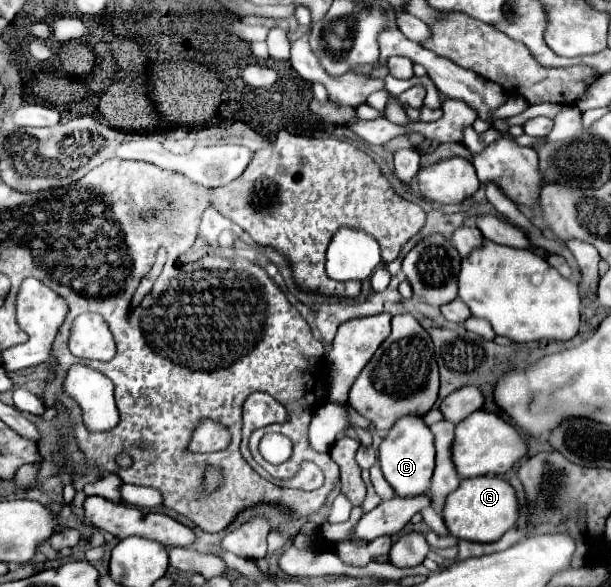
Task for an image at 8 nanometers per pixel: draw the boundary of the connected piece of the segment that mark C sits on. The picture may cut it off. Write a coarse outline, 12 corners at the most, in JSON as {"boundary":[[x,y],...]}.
{"boundary":[[417,415],[401,417],[379,445],[399,497],[429,491],[435,447]]}

